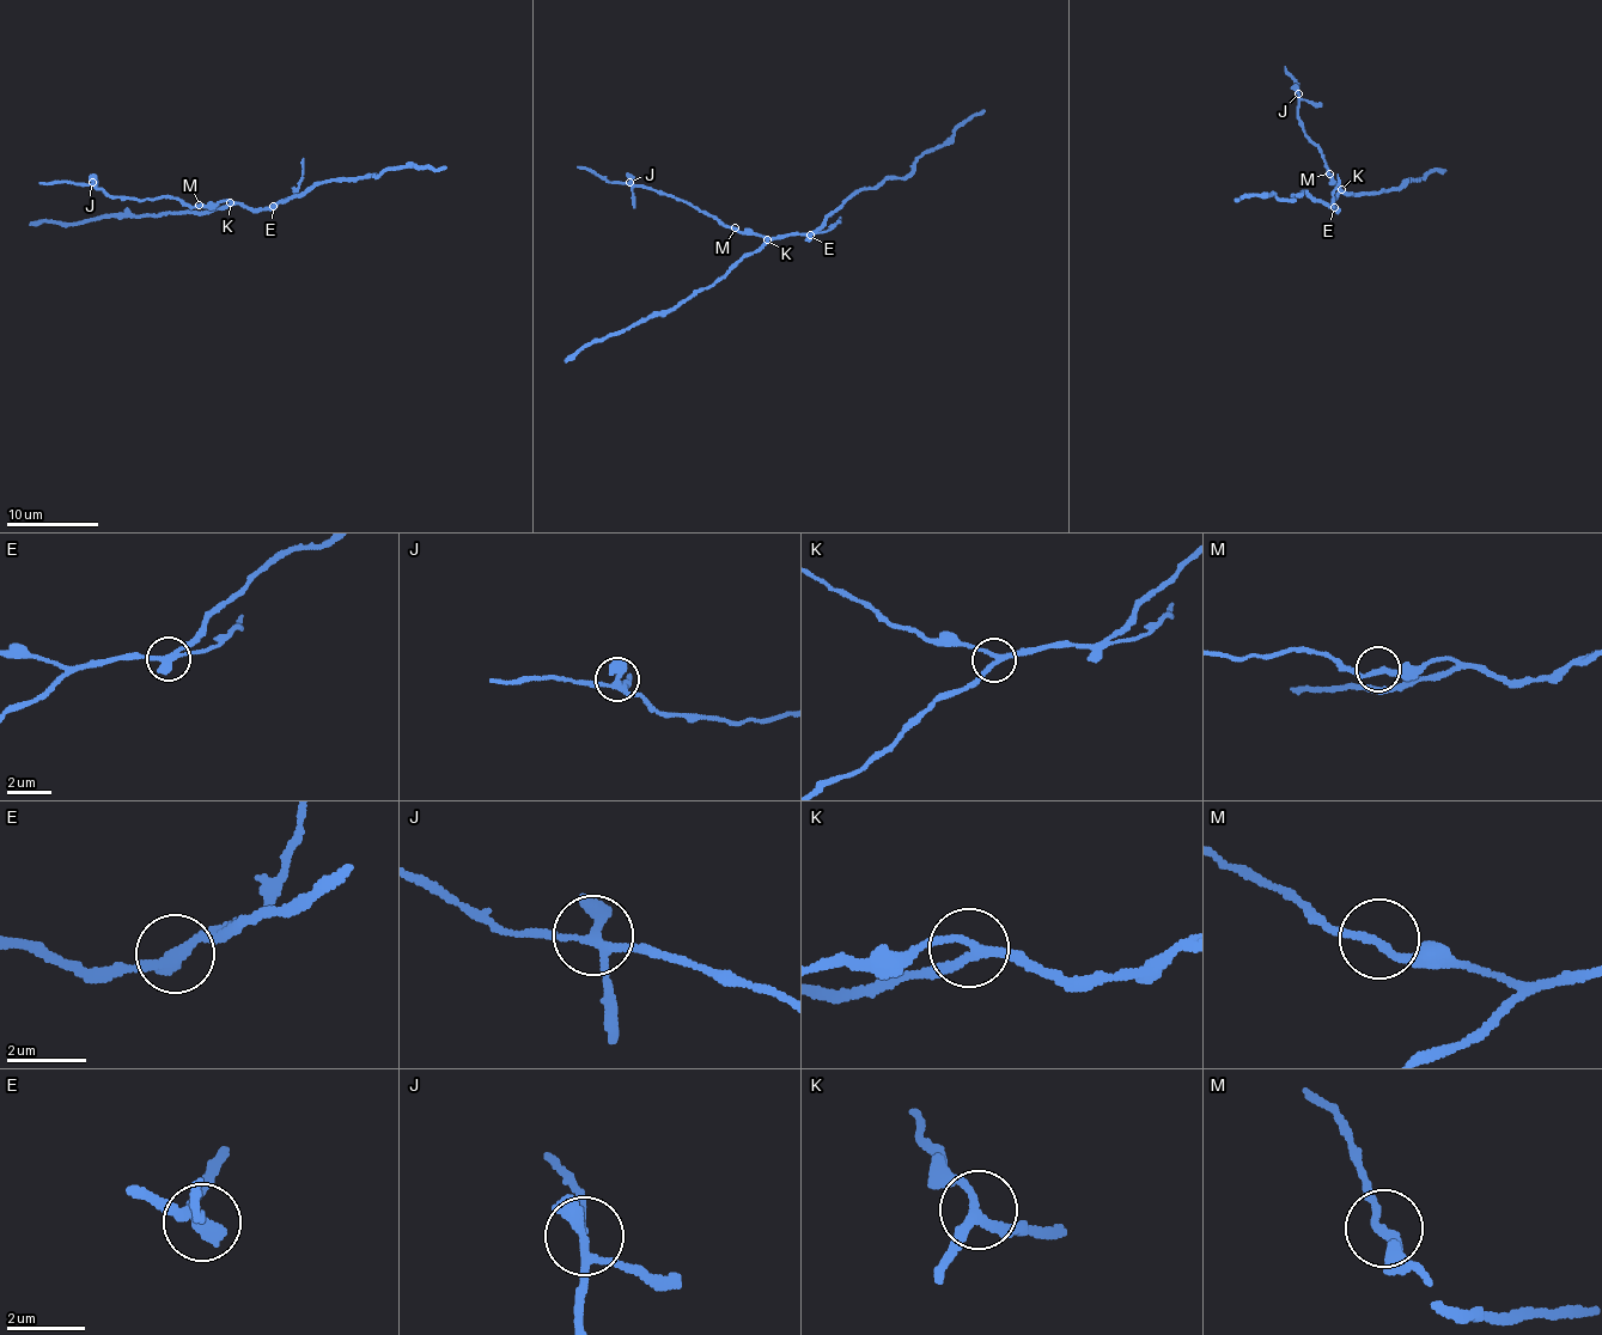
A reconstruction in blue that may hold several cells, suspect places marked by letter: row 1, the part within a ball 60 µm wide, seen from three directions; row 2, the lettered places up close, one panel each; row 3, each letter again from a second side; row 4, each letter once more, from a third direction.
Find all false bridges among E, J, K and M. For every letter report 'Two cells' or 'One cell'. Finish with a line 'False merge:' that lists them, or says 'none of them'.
E: Two cells
J: One cell
K: One cell
M: One cell
False merge: E

